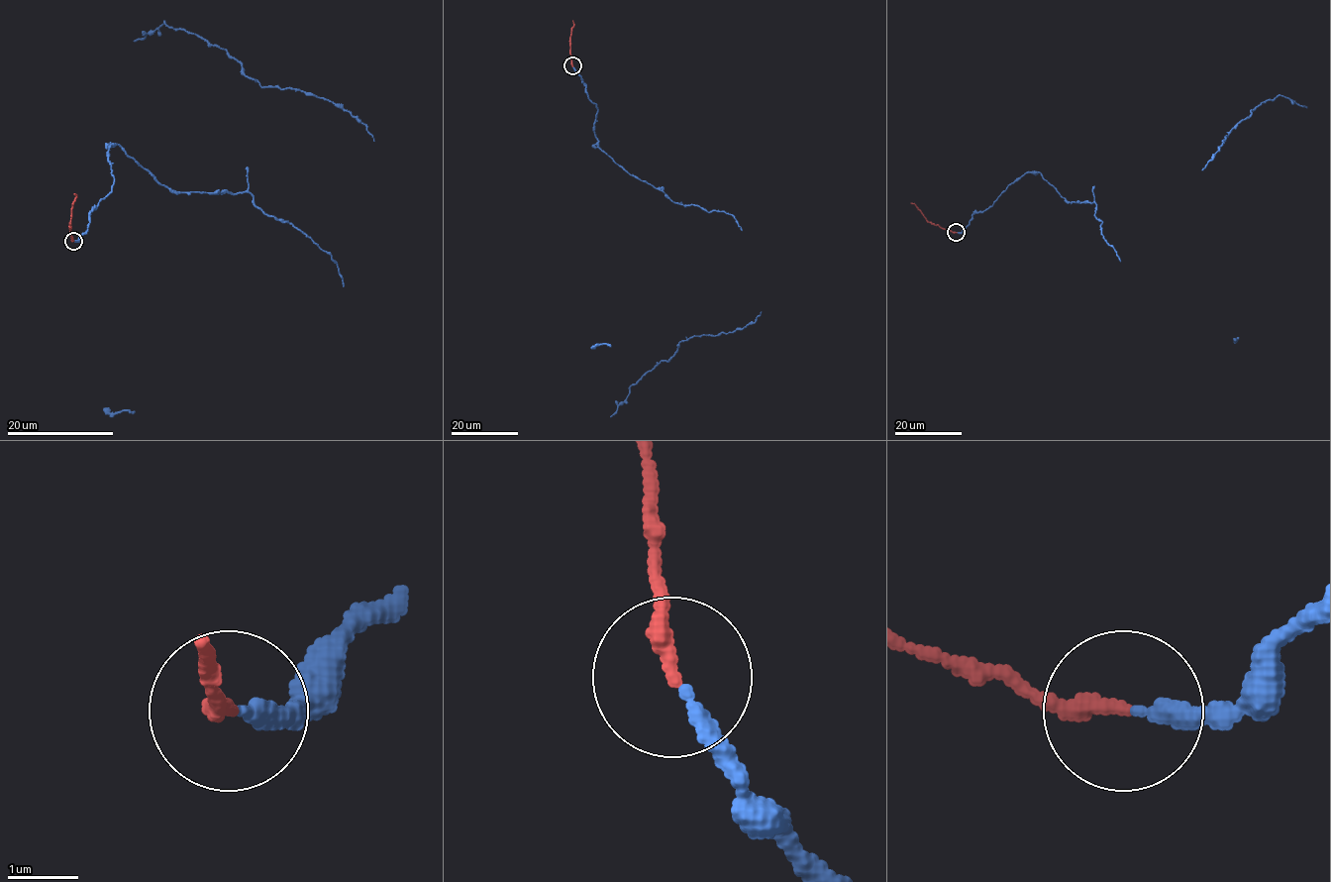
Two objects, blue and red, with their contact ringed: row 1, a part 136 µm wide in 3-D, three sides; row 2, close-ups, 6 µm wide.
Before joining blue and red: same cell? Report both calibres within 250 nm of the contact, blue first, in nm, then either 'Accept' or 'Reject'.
Thickness 240 nm (blue) against 240 nm. Accept

